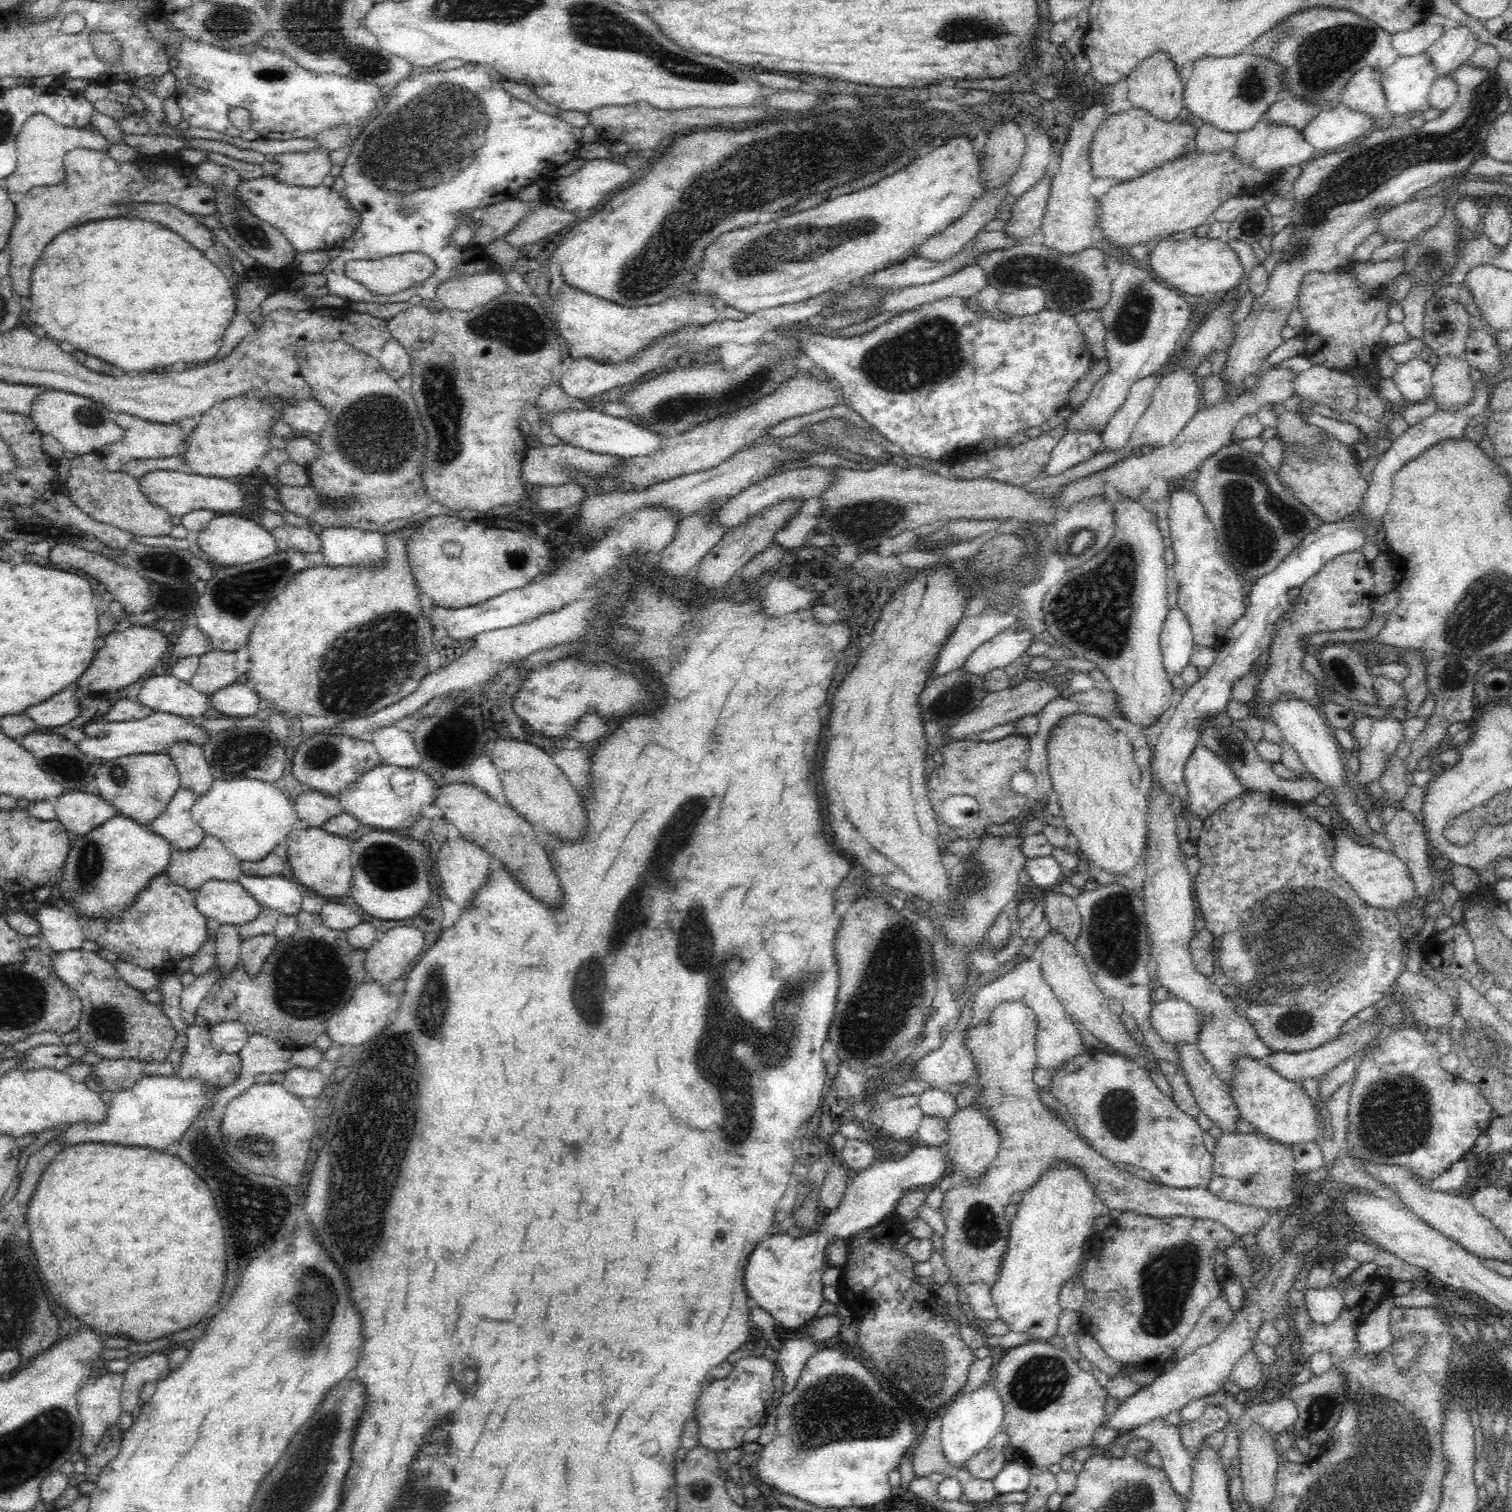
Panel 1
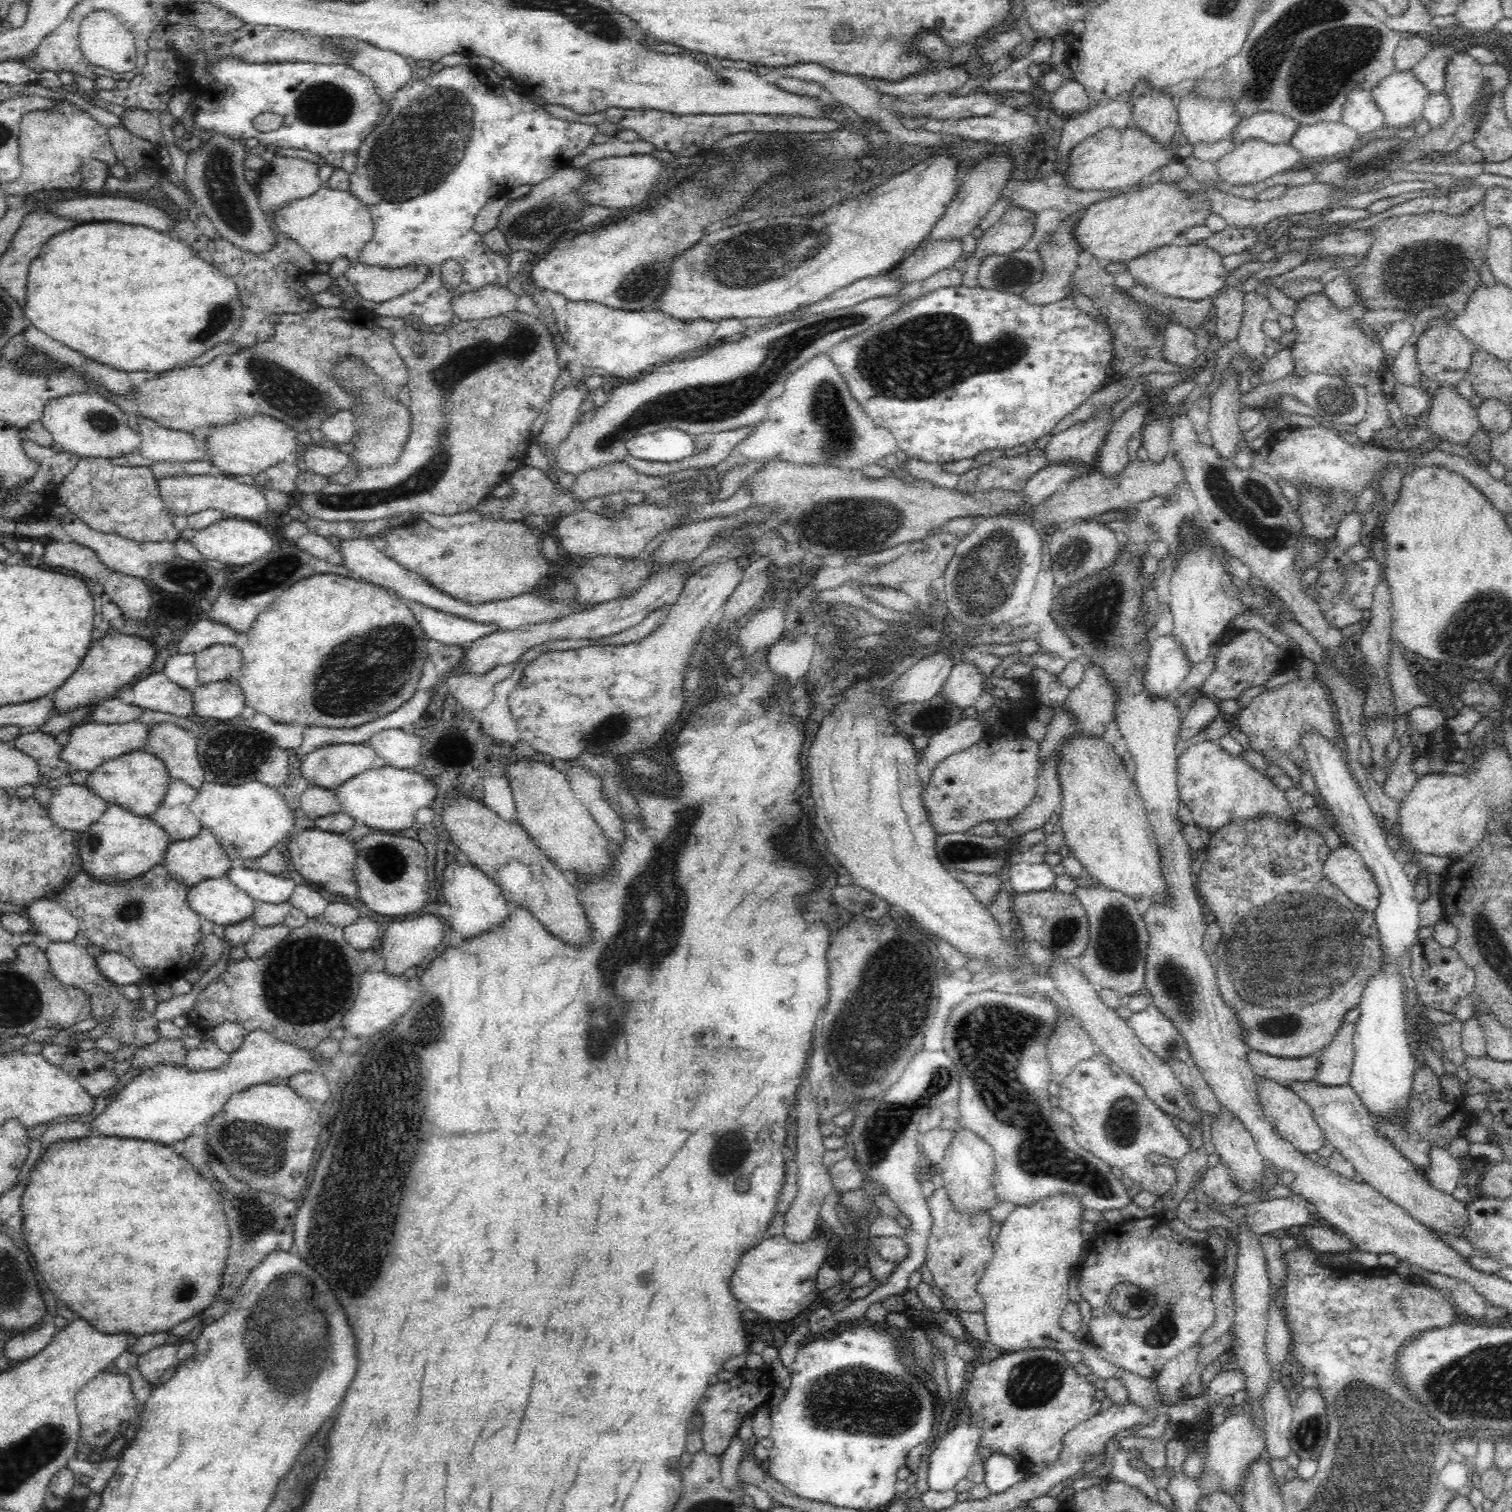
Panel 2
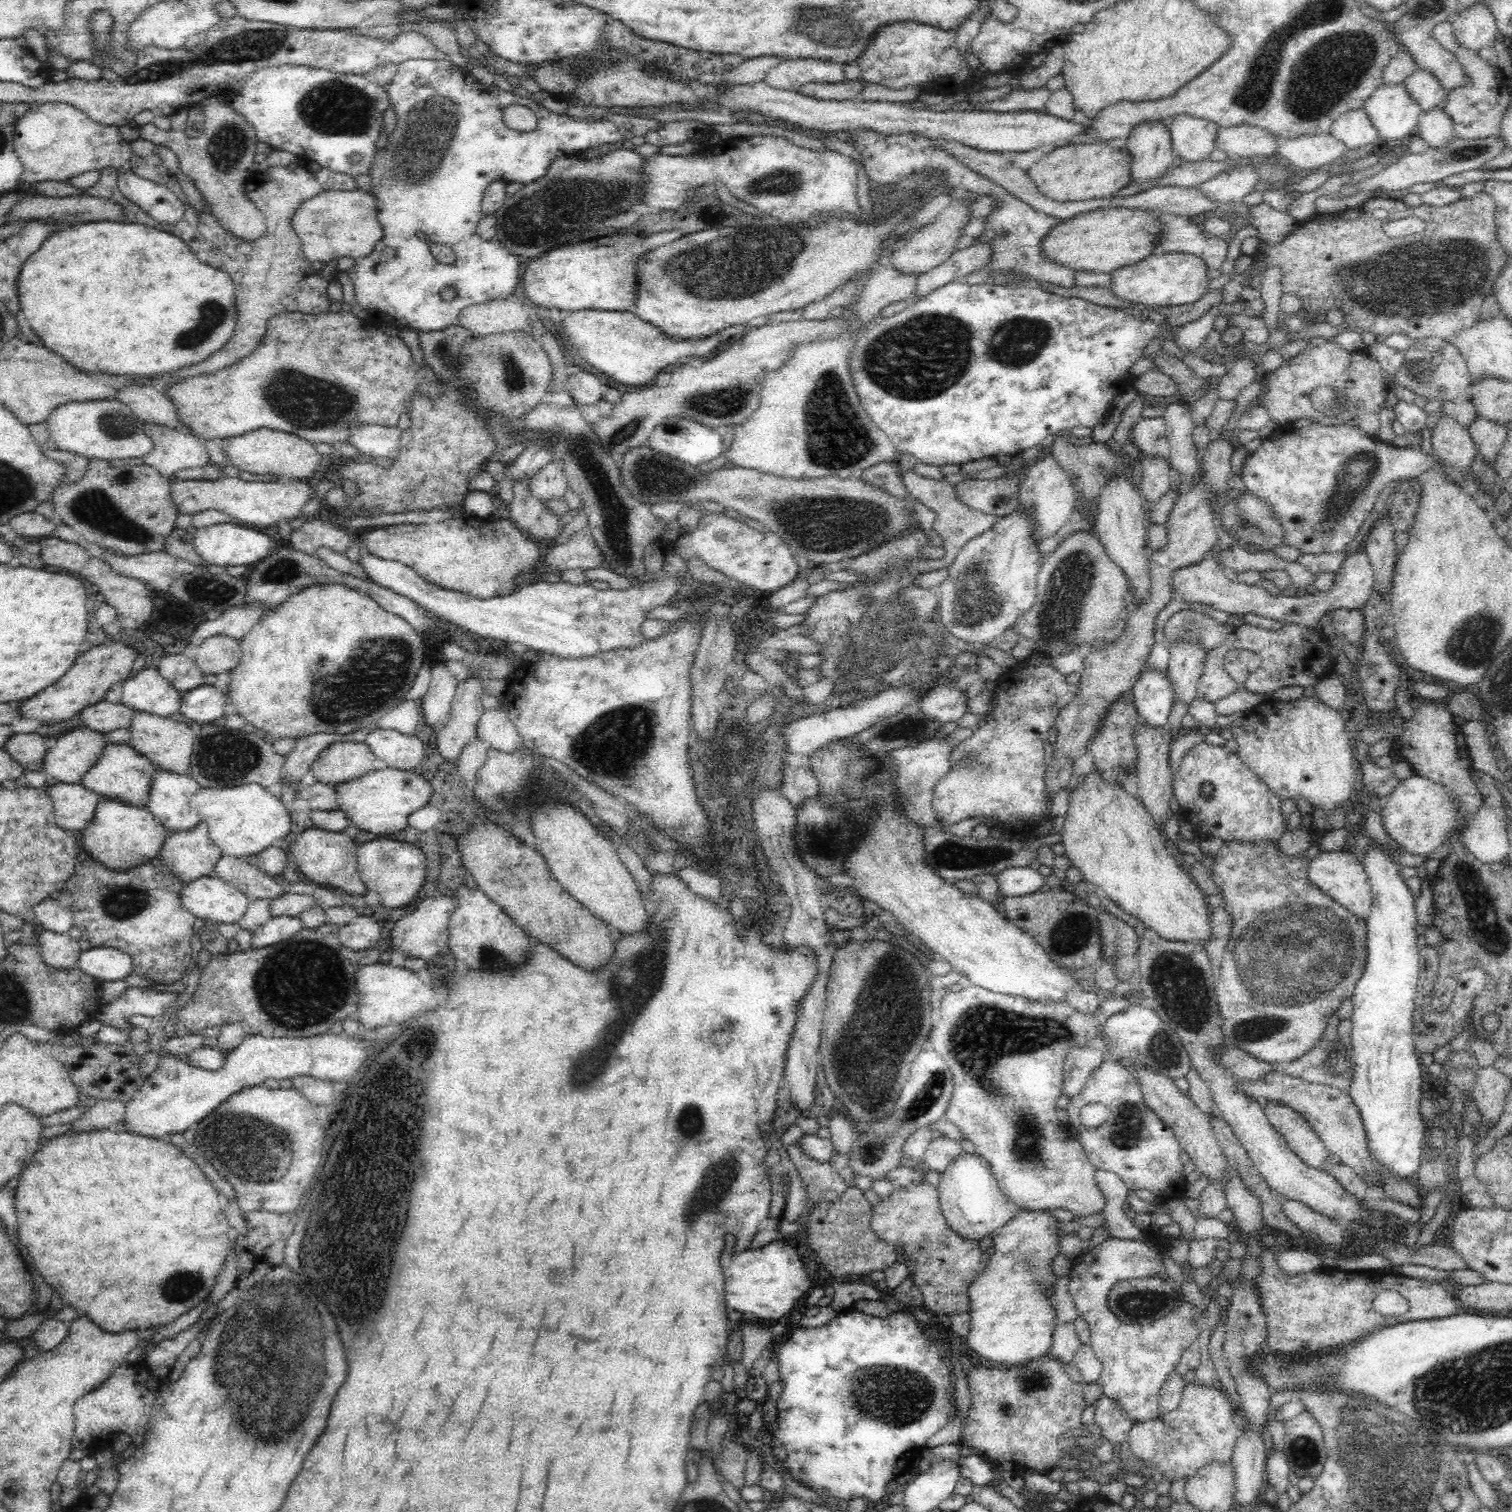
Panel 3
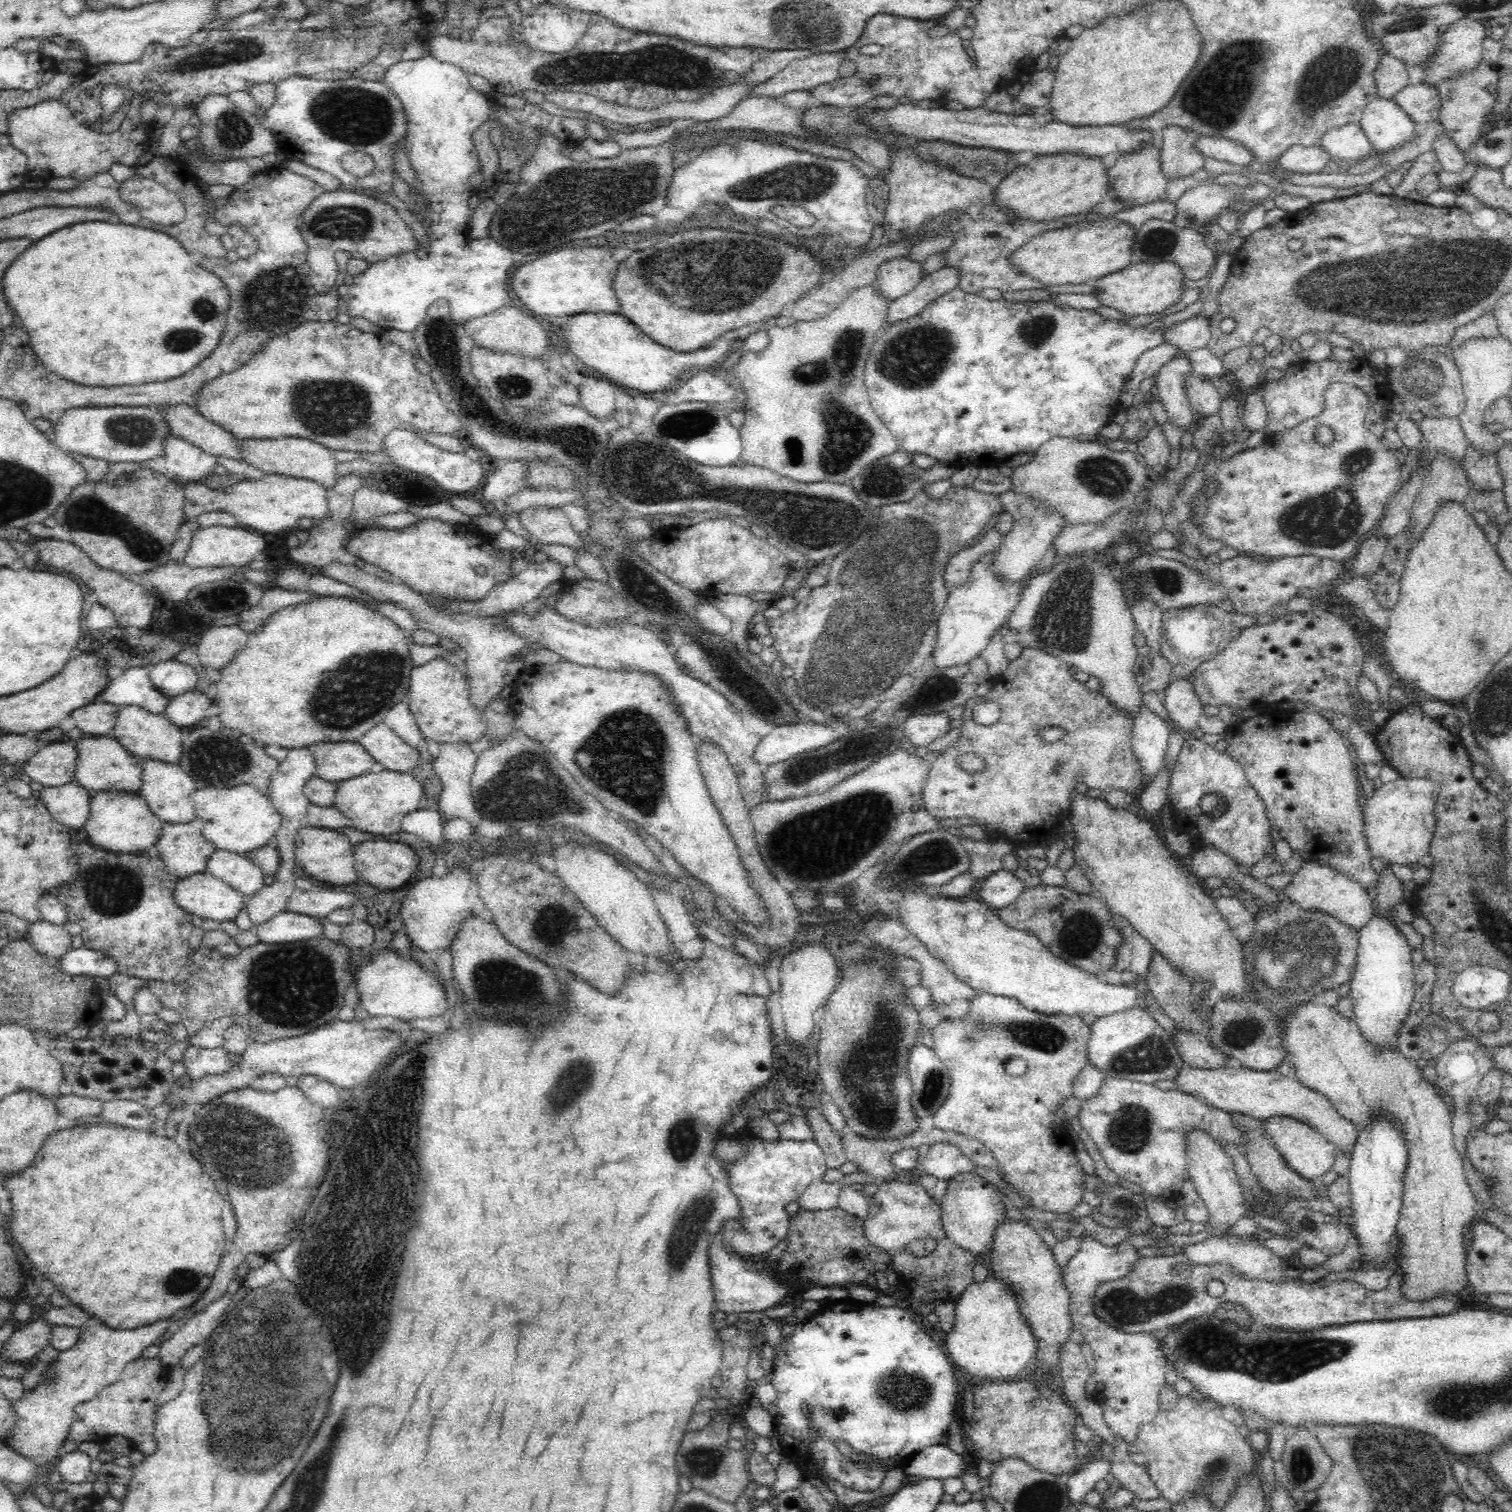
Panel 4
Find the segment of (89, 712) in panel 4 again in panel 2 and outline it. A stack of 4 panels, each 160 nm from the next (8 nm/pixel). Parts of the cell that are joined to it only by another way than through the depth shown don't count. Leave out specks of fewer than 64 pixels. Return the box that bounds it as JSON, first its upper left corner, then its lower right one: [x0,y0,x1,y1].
[89,698,142,724]

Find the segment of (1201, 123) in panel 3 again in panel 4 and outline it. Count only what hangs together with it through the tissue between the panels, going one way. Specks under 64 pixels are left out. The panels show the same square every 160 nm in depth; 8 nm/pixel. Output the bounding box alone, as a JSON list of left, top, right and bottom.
[1160,126,1205,181]

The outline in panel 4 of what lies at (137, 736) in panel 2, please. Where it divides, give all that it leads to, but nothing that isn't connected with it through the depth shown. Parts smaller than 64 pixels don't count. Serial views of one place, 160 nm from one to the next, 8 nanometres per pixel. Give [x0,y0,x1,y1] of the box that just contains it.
[22,742,76,786]

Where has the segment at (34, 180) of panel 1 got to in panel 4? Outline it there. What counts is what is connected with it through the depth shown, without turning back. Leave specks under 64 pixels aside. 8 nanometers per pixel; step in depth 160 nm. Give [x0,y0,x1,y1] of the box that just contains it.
[6,93,156,182]

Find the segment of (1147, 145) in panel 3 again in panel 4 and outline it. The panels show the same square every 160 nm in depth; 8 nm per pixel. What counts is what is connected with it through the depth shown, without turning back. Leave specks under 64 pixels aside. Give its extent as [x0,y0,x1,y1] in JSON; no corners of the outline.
[1105,147,1168,209]

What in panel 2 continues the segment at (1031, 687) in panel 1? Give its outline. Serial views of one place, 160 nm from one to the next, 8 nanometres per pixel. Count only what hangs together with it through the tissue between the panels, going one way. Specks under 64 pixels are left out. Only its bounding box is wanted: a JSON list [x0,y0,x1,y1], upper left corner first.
[917,717,988,774]

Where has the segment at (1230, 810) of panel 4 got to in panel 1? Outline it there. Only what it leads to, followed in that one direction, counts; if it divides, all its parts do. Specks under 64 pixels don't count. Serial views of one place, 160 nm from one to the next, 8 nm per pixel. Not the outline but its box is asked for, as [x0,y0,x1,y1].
[1183,744,1252,820]

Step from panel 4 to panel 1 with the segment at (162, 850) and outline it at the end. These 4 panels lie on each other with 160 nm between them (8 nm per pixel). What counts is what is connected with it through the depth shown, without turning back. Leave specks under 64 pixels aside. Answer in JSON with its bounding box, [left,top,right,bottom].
[165,834,240,892]

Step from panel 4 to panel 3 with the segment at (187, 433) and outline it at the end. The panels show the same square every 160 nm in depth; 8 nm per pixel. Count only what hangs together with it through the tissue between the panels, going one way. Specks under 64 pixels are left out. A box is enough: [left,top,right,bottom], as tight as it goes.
[117,385,189,432]

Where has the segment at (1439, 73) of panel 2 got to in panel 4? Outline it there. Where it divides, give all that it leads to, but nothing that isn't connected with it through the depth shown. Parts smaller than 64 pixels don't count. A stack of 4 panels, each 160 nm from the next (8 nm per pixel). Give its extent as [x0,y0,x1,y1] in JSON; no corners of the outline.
[1393,84,1441,125]

